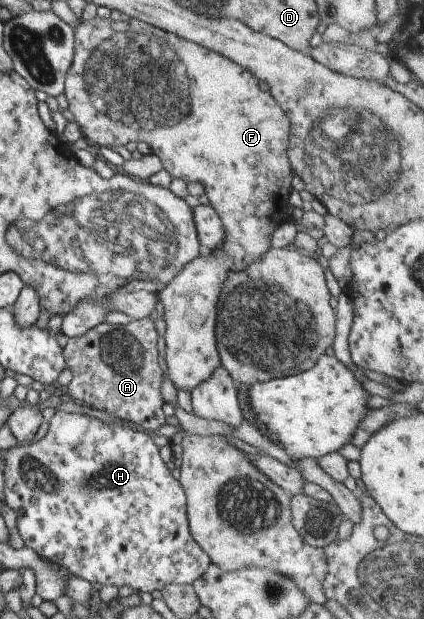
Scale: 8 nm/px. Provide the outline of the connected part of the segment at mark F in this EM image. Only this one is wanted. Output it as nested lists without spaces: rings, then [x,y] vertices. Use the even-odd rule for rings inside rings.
[[[94,17],[89,21],[80,19],[79,25],[73,28],[73,41],[75,41],[75,49],[73,49],[73,59],[69,65],[69,71],[65,75],[63,81],[63,95],[68,104],[68,110],[75,118],[75,123],[81,129],[81,135],[90,145],[90,148],[96,147],[117,147],[125,146],[128,142],[143,142],[149,146],[151,154],[155,155],[161,161],[161,169],[167,173],[172,179],[181,179],[185,184],[188,182],[197,182],[203,186],[203,192],[209,200],[209,206],[213,207],[217,218],[220,220],[223,231],[225,231],[225,239],[219,247],[215,247],[213,251],[202,252],[195,260],[185,263],[181,267],[181,271],[167,283],[158,293],[159,301],[163,306],[163,319],[165,322],[165,333],[163,334],[163,343],[165,344],[165,369],[164,375],[171,381],[176,390],[191,391],[199,383],[203,383],[205,379],[211,376],[211,373],[220,366],[220,359],[215,343],[215,305],[217,305],[217,297],[219,297],[219,289],[221,283],[225,281],[225,277],[229,275],[229,271],[241,271],[247,265],[255,263],[261,259],[261,255],[270,249],[269,237],[273,233],[273,229],[279,225],[284,219],[290,217],[290,208],[287,206],[287,199],[291,188],[291,179],[293,174],[287,163],[287,133],[289,133],[289,119],[283,113],[283,109],[279,109],[279,105],[275,103],[275,99],[271,97],[269,91],[261,91],[259,89],[259,81],[255,75],[252,75],[244,69],[226,59],[223,55],[207,50],[202,46],[180,39],[171,33],[165,32],[160,28],[145,24],[136,18],[123,17],[118,22],[111,19],[99,19]]]

